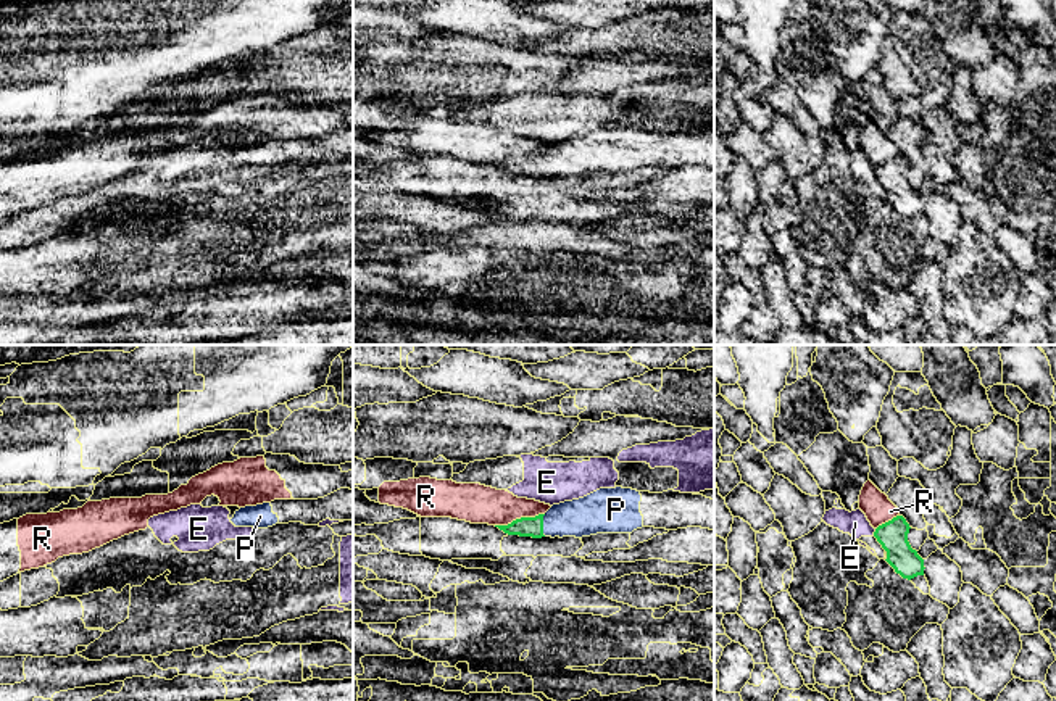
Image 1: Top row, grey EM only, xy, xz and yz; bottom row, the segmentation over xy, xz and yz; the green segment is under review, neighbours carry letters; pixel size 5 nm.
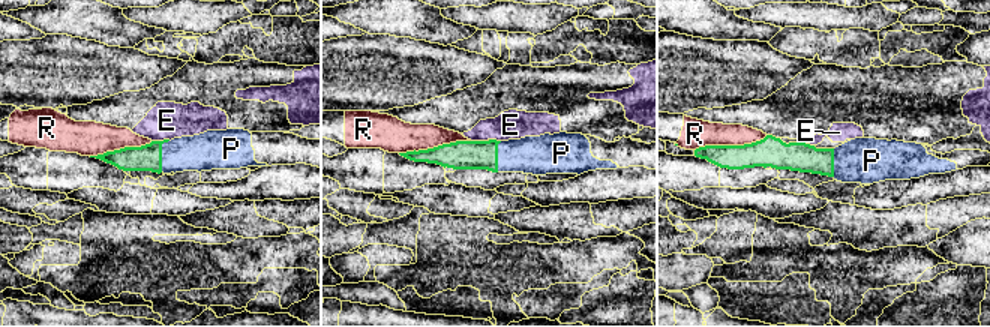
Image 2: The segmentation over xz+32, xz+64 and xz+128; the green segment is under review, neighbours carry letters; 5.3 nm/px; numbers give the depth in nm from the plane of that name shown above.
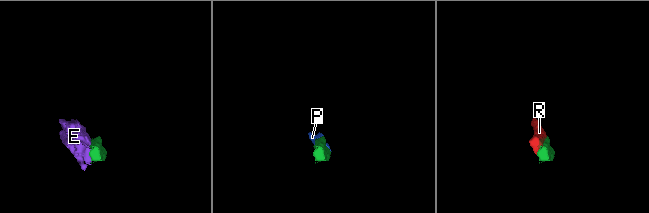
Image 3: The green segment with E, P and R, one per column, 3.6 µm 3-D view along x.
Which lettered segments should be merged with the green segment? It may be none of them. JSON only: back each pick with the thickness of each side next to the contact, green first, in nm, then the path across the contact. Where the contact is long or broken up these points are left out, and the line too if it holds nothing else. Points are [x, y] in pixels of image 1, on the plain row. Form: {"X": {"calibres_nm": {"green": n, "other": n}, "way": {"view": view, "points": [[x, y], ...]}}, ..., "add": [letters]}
{"P": {"calibres_nm": {"green": 100, "other": 190}, "way": {"view": "xz", "points": [[532, 166], [542, 165], [587, 155]]}}, "add": ["P"]}

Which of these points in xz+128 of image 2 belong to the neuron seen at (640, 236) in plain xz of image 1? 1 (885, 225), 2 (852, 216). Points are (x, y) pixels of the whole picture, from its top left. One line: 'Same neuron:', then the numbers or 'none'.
Same neuron: 1, 2

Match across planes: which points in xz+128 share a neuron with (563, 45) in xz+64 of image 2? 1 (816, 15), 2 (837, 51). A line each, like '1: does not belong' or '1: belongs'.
1: does not belong
2: belongs

